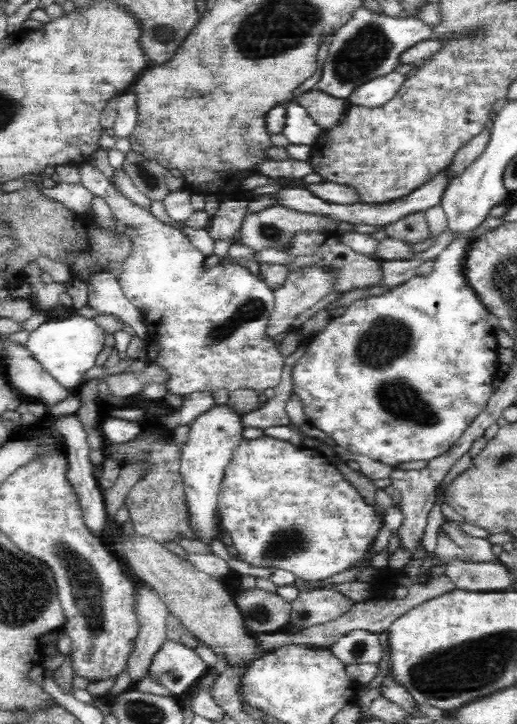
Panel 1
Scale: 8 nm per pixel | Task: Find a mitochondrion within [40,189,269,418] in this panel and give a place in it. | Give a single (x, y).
(85, 236)

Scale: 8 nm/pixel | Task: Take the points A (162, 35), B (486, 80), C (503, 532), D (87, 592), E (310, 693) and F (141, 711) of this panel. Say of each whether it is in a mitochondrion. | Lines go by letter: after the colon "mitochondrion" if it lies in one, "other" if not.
A: mitochondrion
B: other
C: other
D: mitochondrion
E: other
F: mitochondrion

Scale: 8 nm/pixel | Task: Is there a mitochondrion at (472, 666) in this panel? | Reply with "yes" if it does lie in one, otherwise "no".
yes

